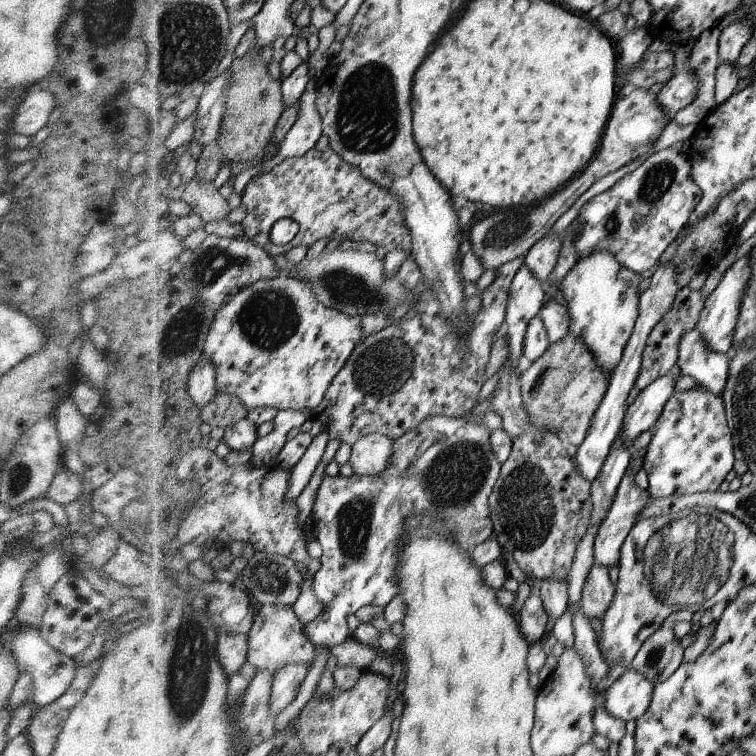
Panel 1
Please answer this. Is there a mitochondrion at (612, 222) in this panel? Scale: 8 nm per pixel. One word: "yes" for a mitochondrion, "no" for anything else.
yes

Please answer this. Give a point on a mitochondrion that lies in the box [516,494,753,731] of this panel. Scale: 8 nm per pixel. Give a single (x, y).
(687, 558)

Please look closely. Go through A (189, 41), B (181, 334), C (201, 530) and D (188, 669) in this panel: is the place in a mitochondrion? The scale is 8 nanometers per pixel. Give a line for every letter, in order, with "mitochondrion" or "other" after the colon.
A: mitochondrion
B: mitochondrion
C: other
D: mitochondrion

